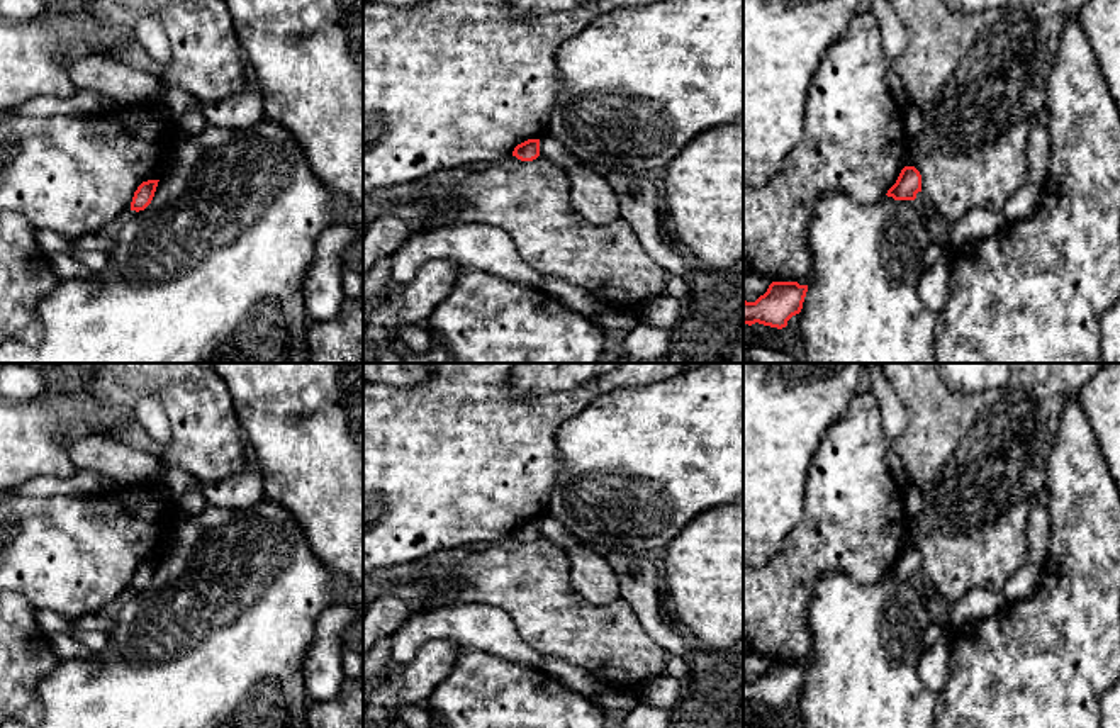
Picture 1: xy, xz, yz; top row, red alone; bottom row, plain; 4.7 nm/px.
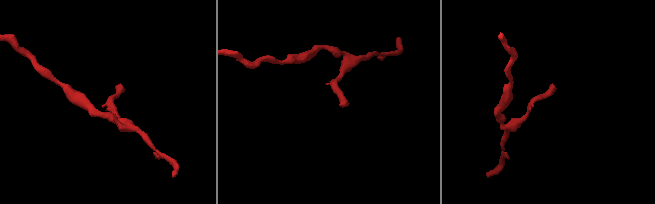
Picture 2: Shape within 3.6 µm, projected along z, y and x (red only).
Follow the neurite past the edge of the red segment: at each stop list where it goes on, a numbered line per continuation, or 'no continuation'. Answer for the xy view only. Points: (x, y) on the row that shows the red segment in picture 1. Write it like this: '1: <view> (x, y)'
no continuation

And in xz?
no continuation

